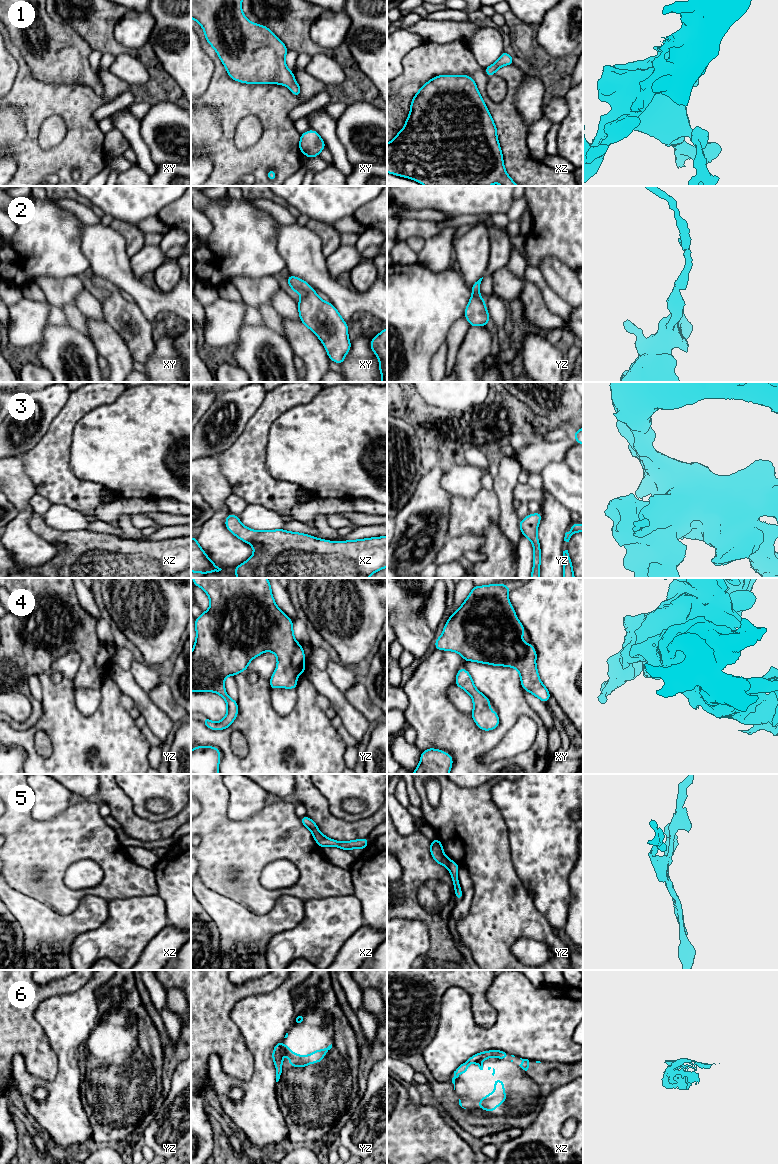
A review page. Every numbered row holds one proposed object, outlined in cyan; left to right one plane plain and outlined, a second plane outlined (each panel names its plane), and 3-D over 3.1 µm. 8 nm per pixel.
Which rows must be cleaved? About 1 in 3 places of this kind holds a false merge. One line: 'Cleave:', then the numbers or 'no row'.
Cleave: no row

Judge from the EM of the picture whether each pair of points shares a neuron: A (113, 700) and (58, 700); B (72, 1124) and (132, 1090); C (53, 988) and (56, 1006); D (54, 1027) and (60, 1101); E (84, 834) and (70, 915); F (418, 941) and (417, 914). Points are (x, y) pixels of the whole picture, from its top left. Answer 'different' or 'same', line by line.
A: same
B: different
C: different
D: same
E: same
F: different

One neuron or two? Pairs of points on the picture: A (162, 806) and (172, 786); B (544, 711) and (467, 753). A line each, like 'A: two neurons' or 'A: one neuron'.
A: two neurons
B: two neurons

